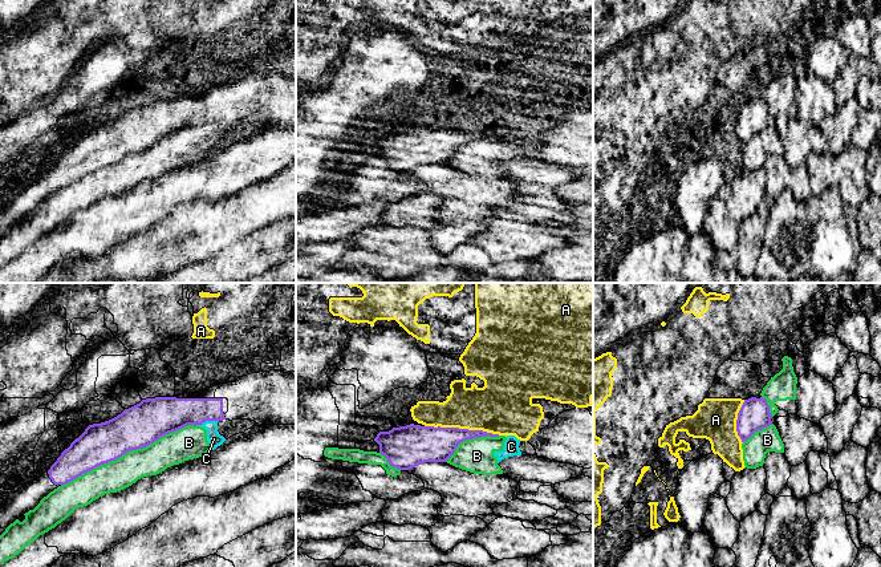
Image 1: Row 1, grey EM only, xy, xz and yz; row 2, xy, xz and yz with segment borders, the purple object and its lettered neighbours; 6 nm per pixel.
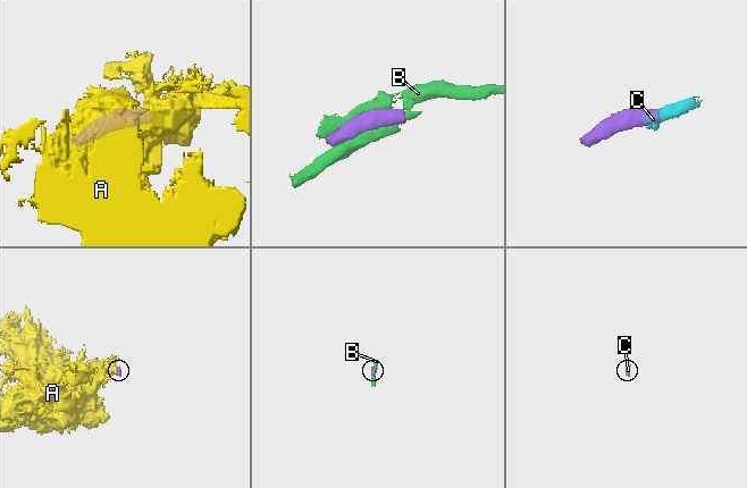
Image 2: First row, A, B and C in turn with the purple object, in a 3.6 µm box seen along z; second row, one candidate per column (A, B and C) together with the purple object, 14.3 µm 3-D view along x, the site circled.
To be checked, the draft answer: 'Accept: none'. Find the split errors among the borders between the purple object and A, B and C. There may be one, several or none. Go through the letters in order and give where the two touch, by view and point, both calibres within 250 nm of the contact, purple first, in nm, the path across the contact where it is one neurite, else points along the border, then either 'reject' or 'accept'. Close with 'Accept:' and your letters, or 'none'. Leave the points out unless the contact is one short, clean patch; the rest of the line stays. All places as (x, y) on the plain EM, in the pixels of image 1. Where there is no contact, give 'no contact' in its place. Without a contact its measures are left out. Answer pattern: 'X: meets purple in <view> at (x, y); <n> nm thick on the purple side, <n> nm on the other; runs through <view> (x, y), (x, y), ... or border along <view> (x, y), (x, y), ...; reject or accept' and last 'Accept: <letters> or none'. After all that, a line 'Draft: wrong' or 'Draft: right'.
A: meets purple in xz at (462, 132); 220 nm thick on the purple side, 320 nm on the other; reject
B: meets purple in xy at (129, 153); 260 nm thick on the purple side, 190 nm on the other; reject
C: meets purple in xy at (207, 122); 220 nm thick on the purple side, 90 nm on the other; border along xy (216, 122), (206, 122), (199, 128); reject
Accept: none
Draft: right

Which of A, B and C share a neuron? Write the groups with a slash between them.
A / B C

